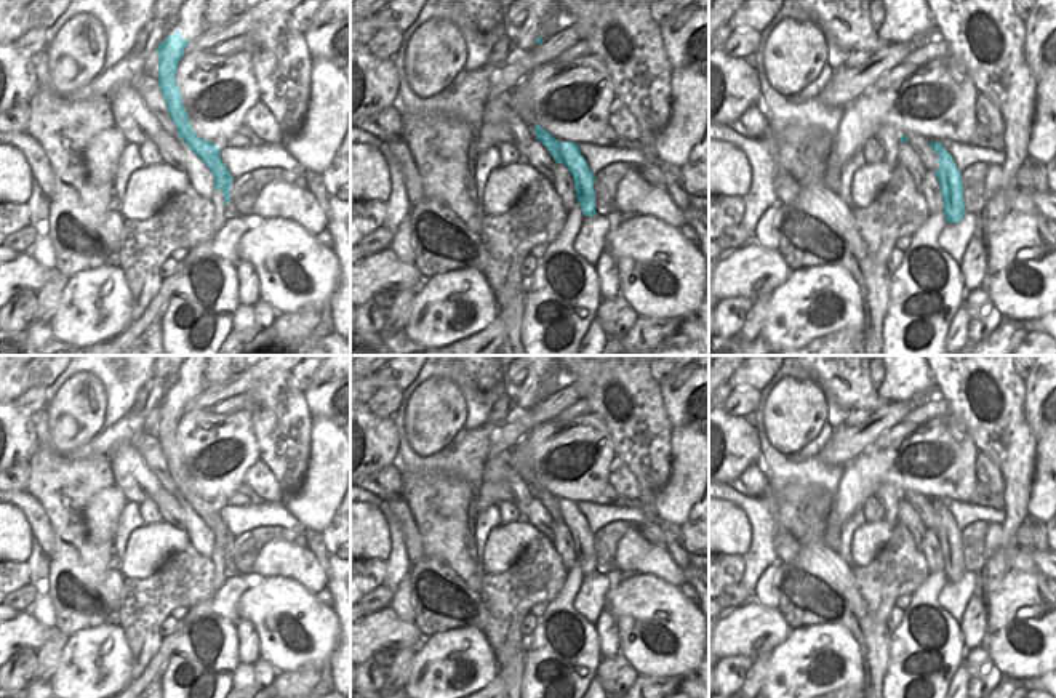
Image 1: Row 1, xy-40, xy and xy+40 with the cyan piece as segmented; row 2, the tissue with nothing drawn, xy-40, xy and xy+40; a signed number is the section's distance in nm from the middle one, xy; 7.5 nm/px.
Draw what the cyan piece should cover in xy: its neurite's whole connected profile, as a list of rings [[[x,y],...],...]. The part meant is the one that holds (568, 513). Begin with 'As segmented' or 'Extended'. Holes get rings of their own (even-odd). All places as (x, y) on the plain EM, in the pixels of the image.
As segmented. [[[536,483],[536,498],[547,506],[557,522],[563,522],[573,535],[576,557],[581,564],[584,575],[594,575],[595,570],[595,533],[590,530],[586,517],[579,511],[579,503],[571,499],[560,501],[542,485]]]

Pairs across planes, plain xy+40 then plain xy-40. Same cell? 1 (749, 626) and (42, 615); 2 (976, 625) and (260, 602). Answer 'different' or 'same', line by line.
1: different
2: different

